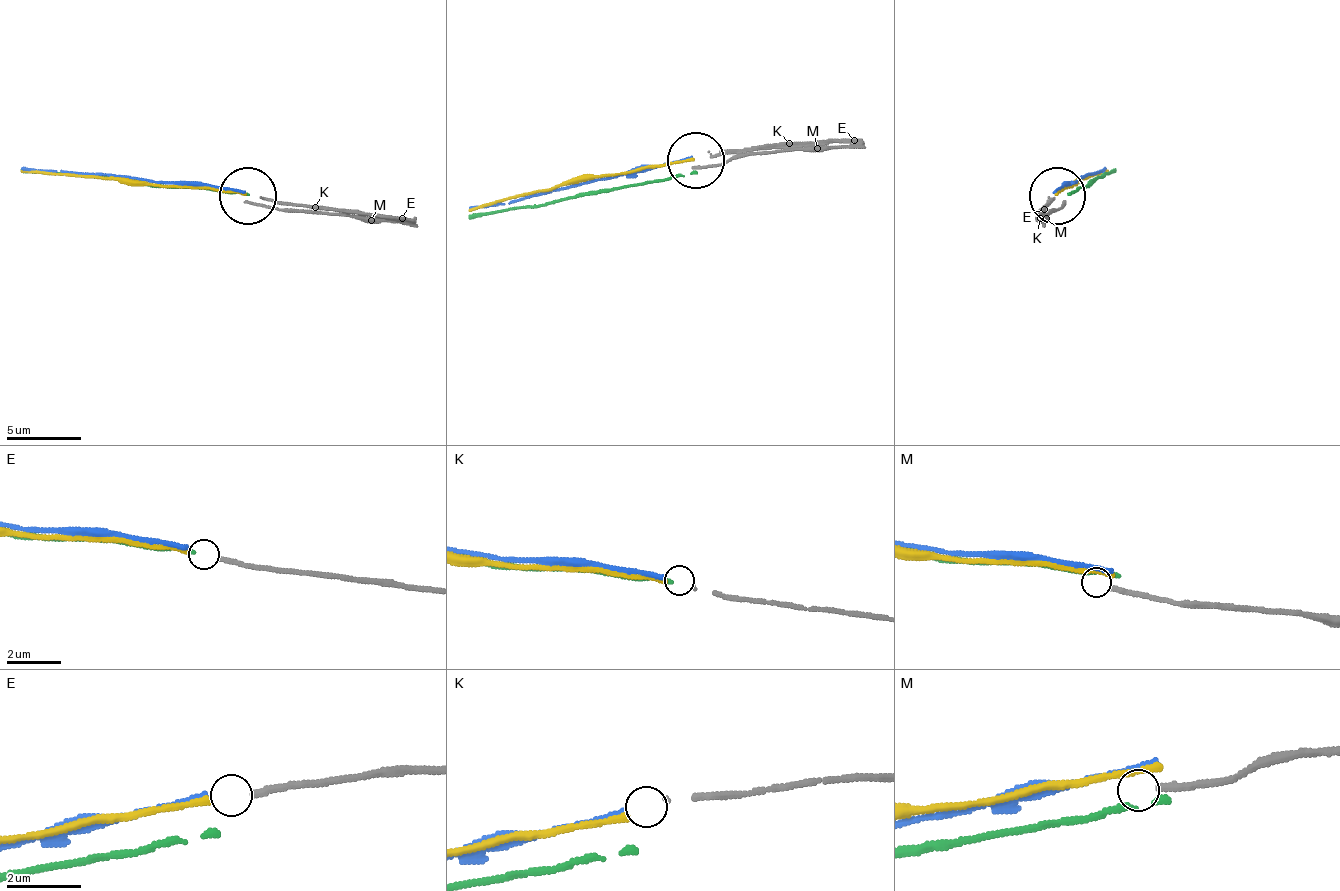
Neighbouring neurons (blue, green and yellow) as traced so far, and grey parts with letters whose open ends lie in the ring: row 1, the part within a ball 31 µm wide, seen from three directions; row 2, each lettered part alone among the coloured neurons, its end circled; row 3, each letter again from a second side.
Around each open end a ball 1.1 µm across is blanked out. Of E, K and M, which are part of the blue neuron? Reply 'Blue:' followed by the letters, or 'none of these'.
Blue: K

